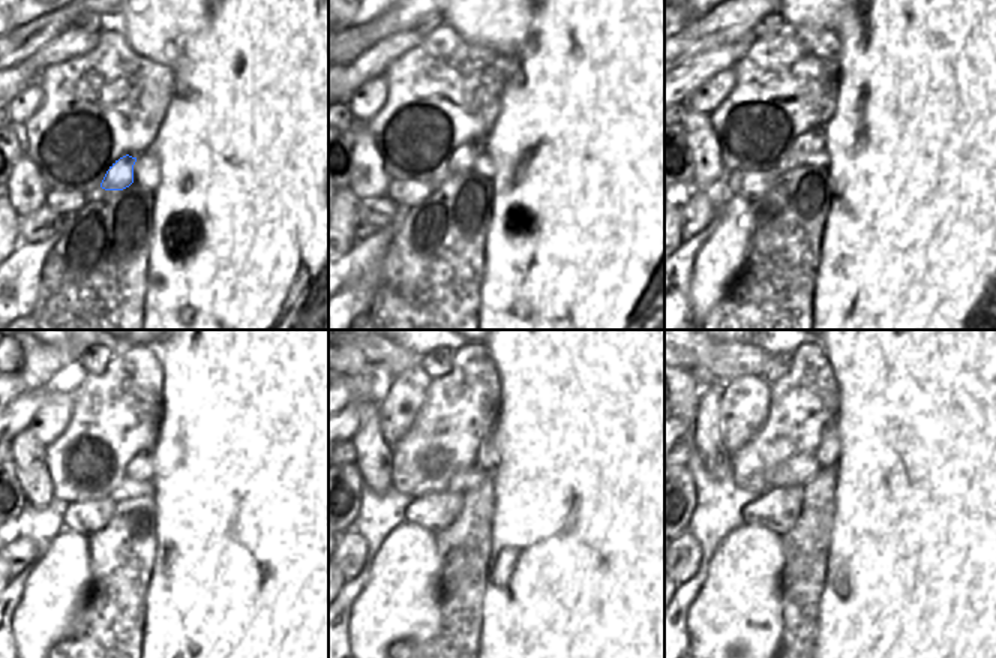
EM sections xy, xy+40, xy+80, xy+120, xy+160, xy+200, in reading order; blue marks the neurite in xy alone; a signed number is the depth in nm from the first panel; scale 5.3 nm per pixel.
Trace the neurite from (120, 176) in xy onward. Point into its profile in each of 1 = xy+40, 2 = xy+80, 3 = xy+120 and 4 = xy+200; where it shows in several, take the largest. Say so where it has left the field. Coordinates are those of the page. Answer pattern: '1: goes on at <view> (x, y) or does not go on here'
1: goes on at xy+40 (462, 159)
2: goes on at xy+80 (807, 149)
3: goes on at xy+120 (141, 469)
4: goes on at xy+200 (827, 451)

